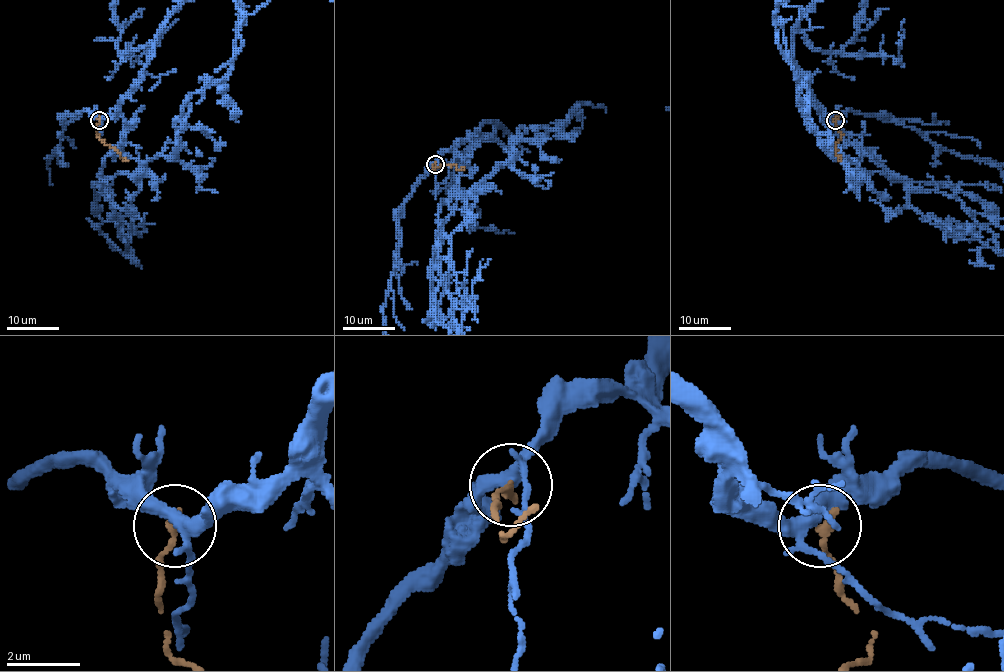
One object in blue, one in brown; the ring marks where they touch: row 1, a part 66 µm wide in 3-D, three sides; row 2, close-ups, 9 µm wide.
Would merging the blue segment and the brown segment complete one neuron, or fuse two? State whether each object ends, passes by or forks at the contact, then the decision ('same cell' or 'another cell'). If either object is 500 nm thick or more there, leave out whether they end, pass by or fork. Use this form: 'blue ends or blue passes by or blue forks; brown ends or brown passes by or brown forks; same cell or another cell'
blue forks; brown ends; another cell

